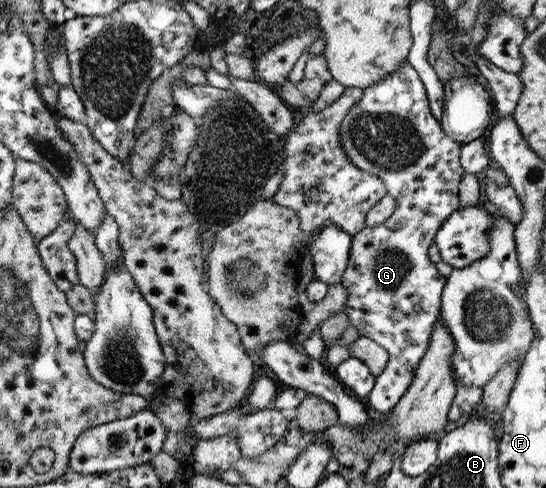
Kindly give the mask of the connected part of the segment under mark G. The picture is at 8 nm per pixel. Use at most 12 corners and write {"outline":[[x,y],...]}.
{"outline":[[407,59],[341,121],[396,204],[352,235],[342,312],[388,354],[389,414],[429,346],[461,144]]}

